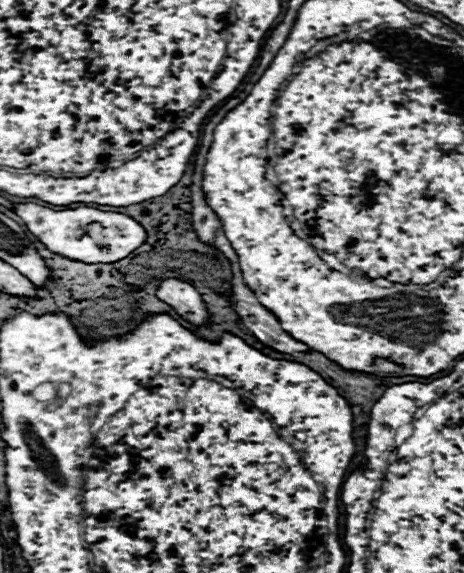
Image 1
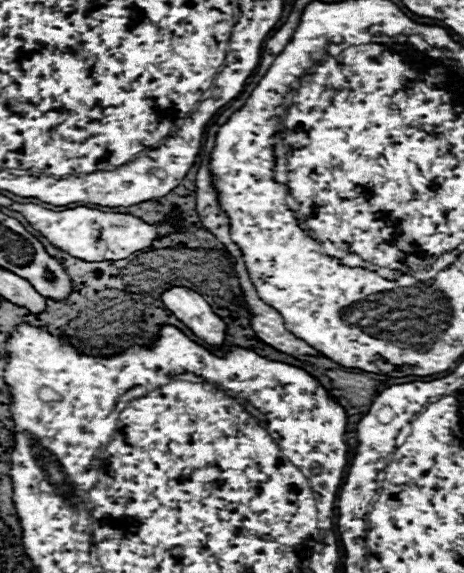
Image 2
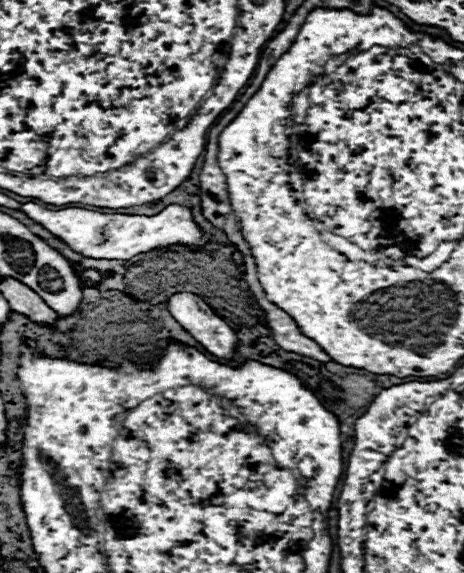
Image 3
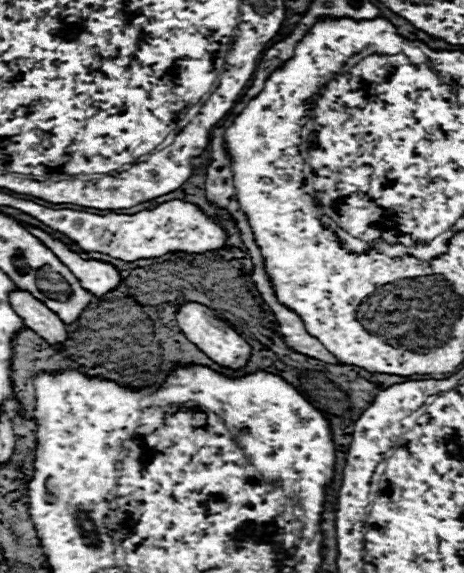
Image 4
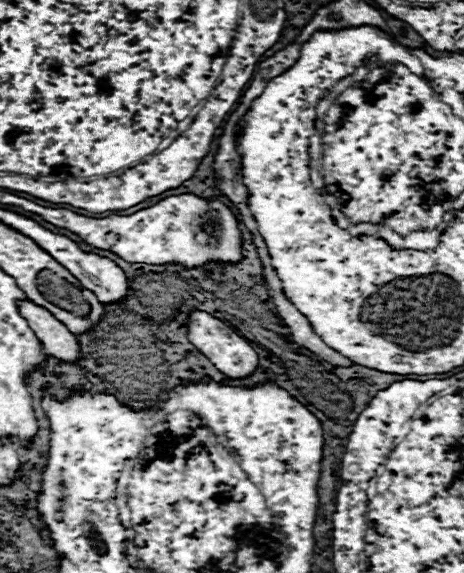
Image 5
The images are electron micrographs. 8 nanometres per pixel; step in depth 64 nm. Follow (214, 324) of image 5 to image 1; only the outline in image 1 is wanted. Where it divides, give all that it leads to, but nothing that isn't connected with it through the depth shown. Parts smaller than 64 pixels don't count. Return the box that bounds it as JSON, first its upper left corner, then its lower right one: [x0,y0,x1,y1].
[156,278,208,324]

